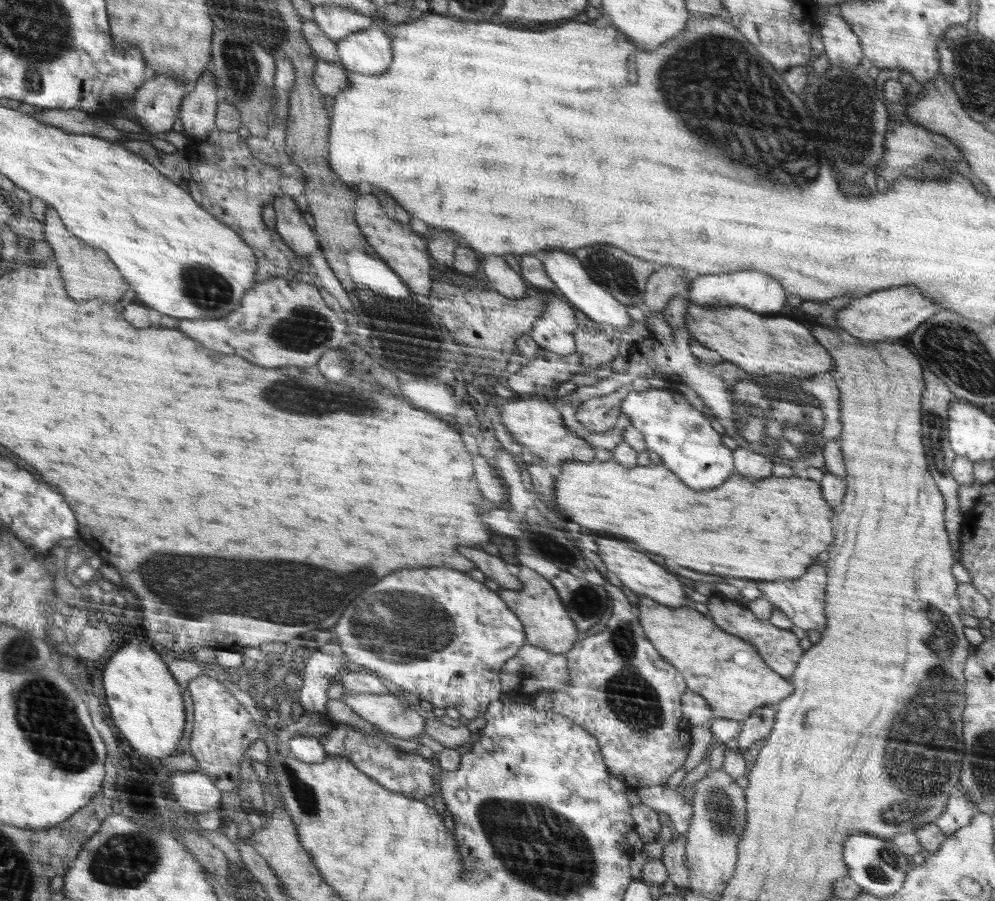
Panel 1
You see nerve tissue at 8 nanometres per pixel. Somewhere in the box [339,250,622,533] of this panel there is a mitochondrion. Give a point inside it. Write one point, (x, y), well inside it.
(396, 316)

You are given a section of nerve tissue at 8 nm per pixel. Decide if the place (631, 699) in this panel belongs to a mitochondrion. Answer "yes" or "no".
yes

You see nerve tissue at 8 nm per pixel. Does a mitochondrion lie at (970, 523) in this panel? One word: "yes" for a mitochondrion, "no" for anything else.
no

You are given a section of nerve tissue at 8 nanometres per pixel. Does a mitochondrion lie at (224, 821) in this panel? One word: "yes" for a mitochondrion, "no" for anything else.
no

